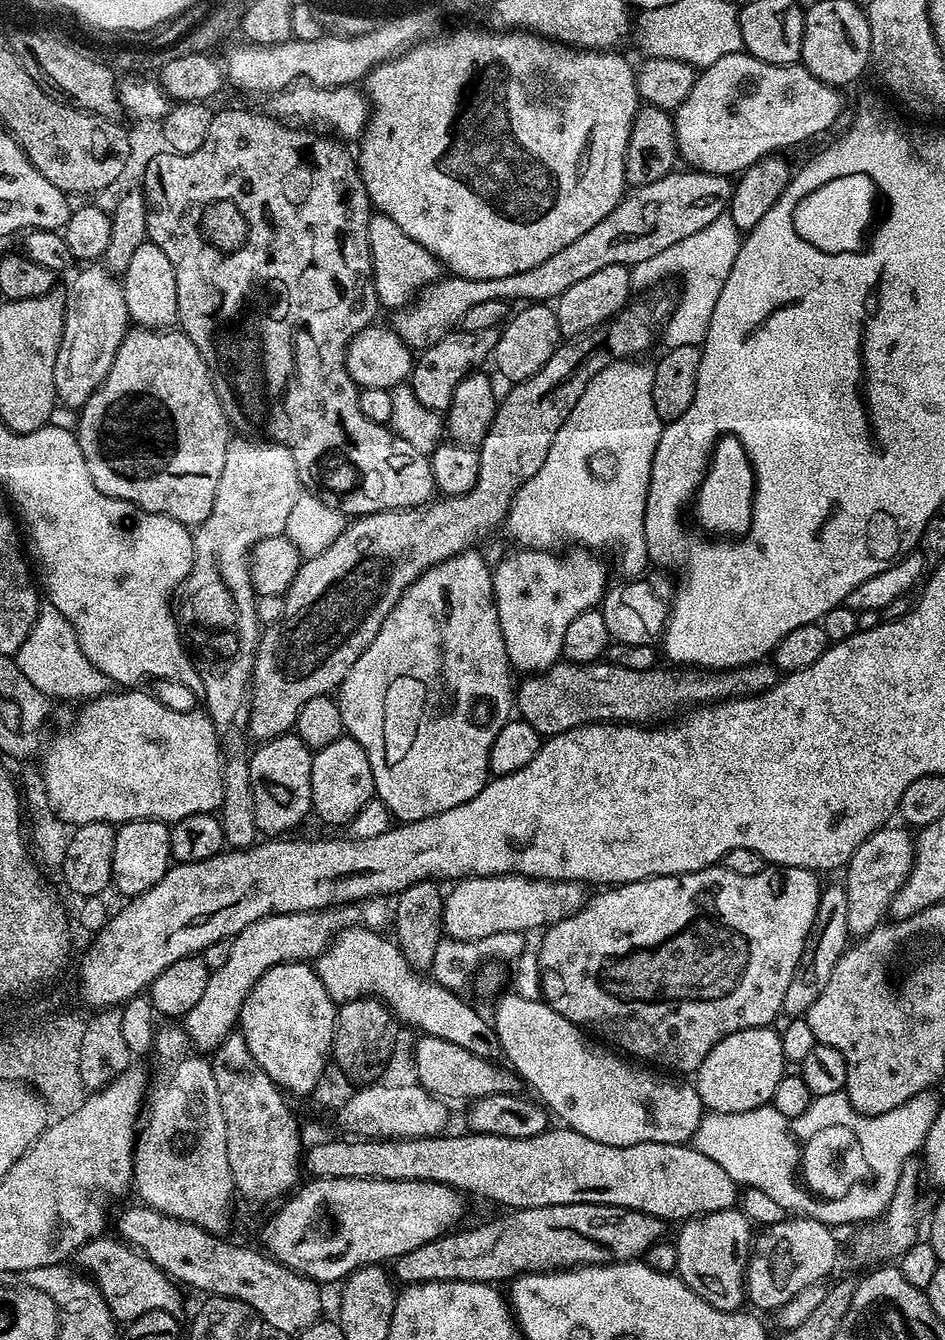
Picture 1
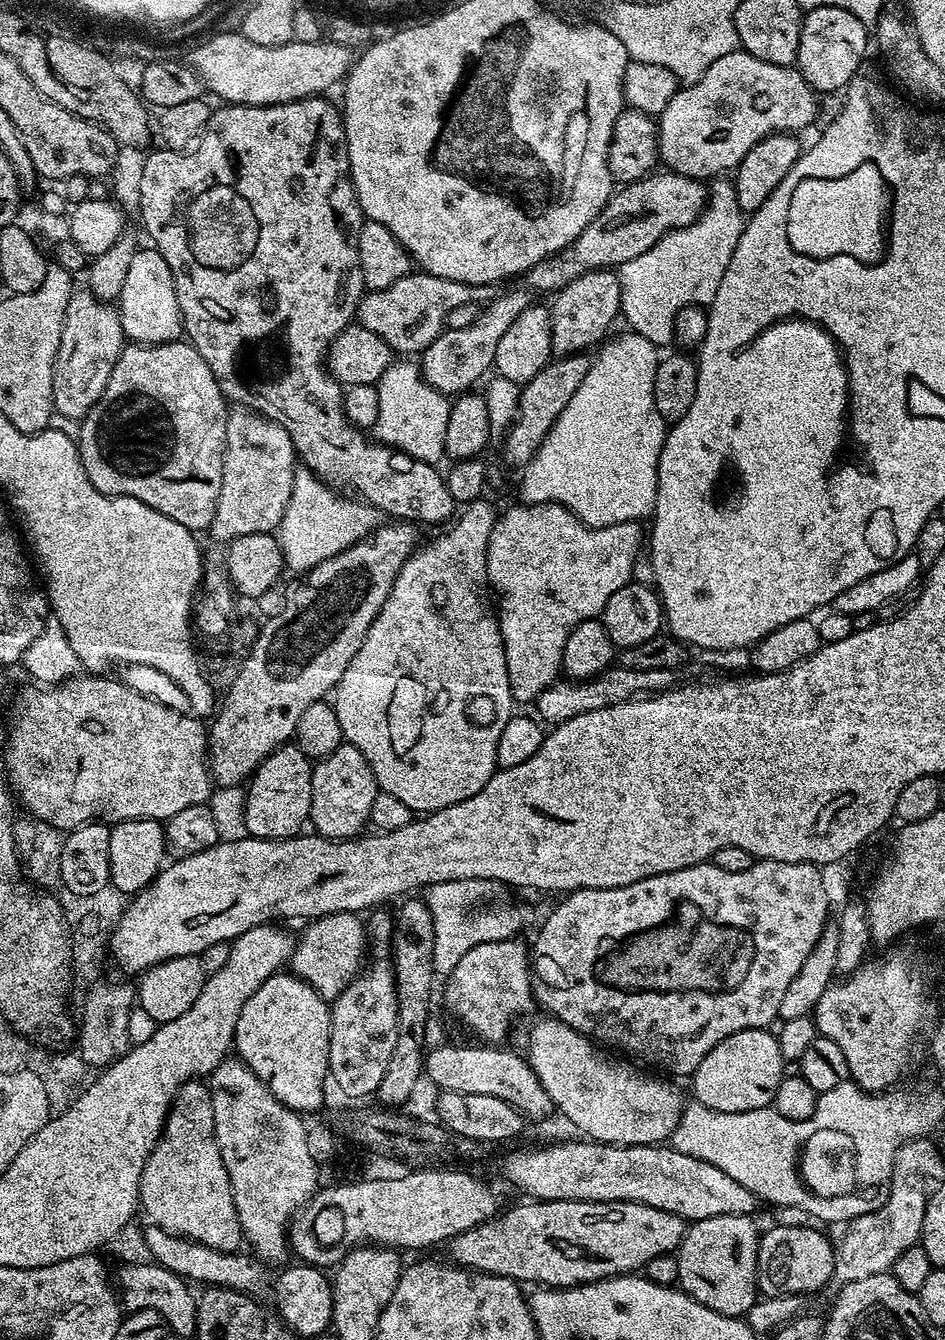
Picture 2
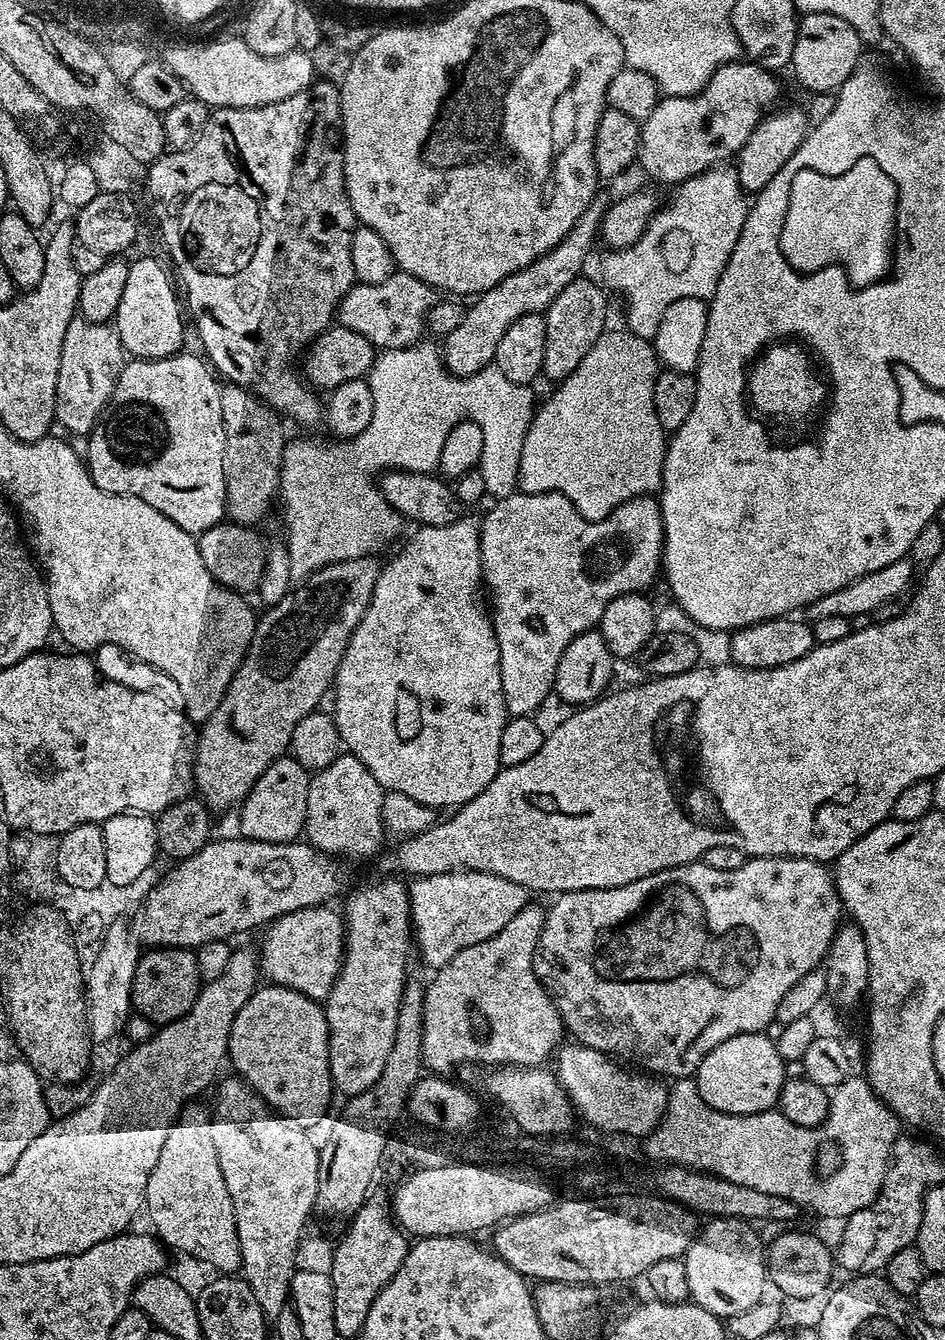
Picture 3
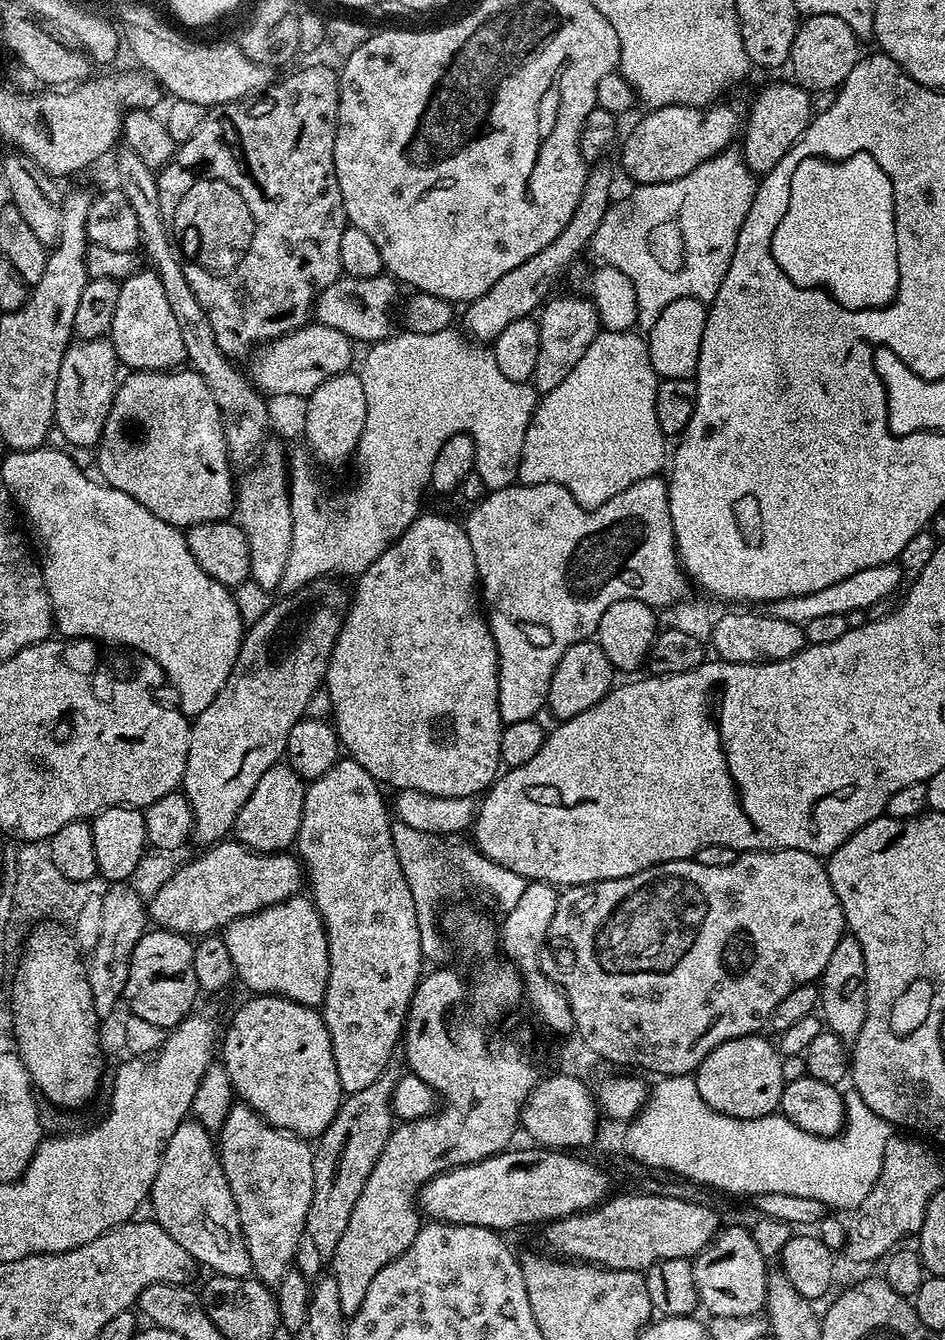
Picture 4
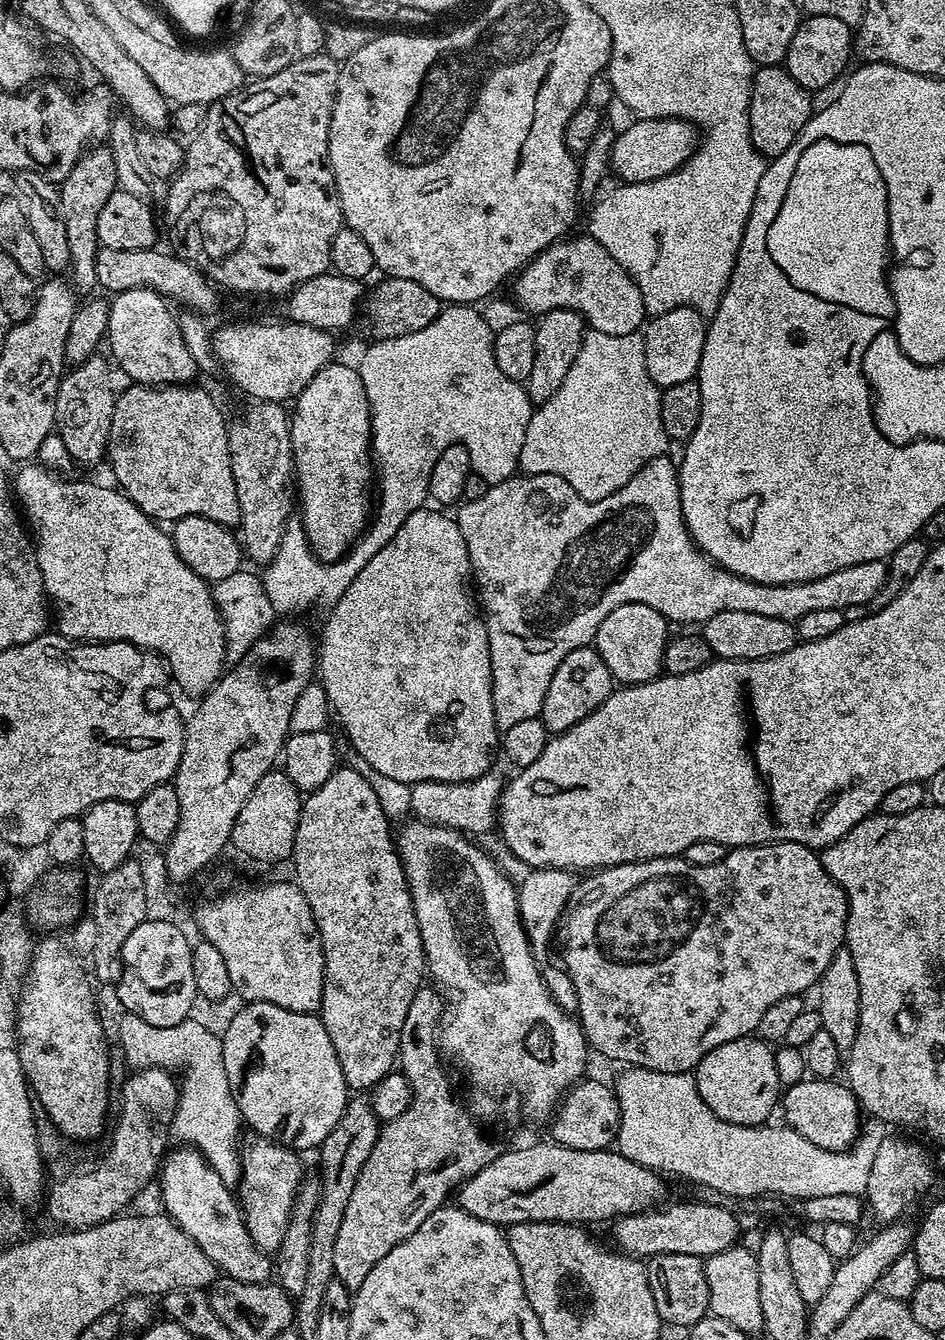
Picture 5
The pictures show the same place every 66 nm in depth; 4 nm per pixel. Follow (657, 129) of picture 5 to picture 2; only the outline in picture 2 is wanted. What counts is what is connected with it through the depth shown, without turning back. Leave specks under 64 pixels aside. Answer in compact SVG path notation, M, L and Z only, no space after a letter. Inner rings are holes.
M743 50L722 54L722 58L718 58L718 62L710 62L710 66L700 77L691 81L687 86L680 86L666 104L665 109L658 115L660 160L667 171L677 172L695 180L716 178L721 174L731 173L742 162L742 158L746 158L746 154L750 154L750 150L754 150L754 146L758 142L762 142L762 138L773 134L800 134L803 133L803 128L810 127L816 120L816 100L818 100L817 93L812 91L806 78L802 78L800 69L795 66L774 66L774 62L762 62L762 58L754 58L750 53Z

